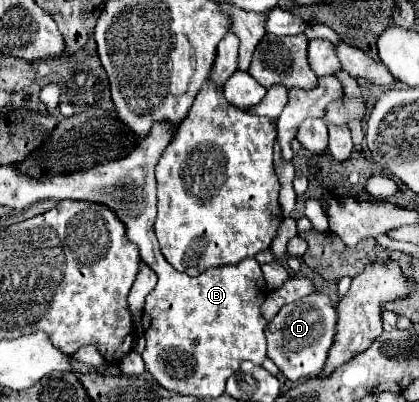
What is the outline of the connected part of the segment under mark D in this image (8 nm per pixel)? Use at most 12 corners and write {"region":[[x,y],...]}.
{"region":[[325,293],[267,323],[267,357],[297,383],[321,373],[337,313]]}

